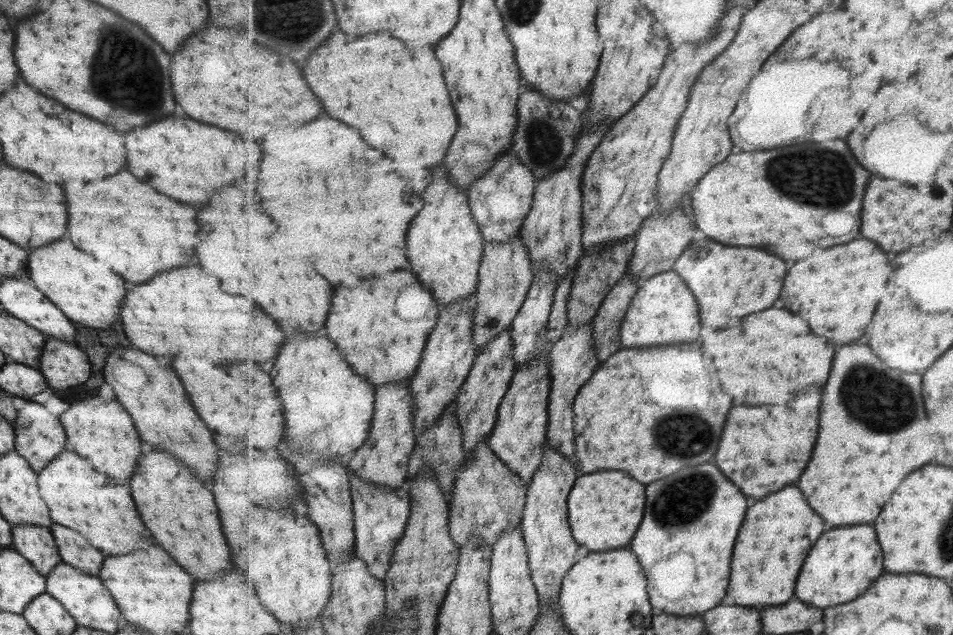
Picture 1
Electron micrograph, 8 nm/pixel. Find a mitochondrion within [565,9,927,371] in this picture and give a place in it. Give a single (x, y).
(831, 182)

